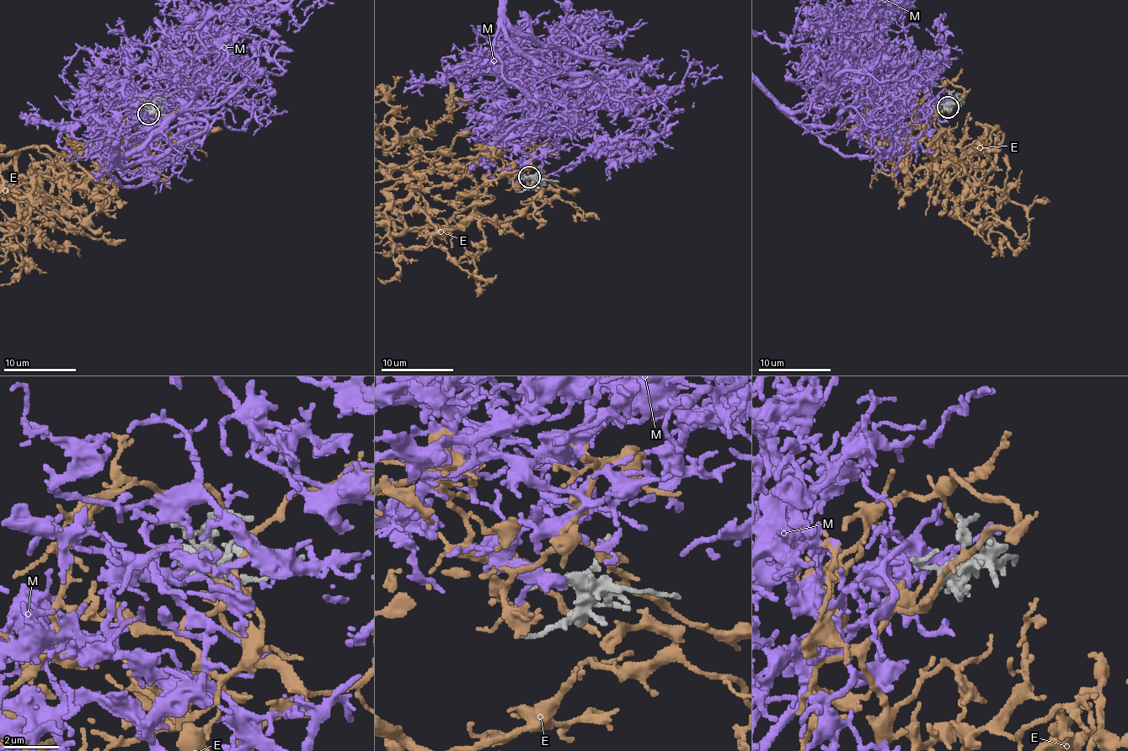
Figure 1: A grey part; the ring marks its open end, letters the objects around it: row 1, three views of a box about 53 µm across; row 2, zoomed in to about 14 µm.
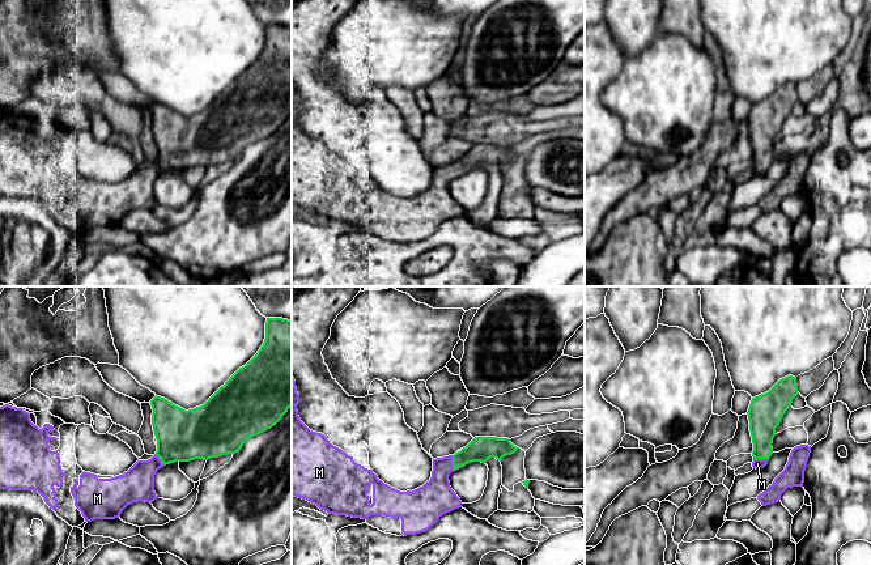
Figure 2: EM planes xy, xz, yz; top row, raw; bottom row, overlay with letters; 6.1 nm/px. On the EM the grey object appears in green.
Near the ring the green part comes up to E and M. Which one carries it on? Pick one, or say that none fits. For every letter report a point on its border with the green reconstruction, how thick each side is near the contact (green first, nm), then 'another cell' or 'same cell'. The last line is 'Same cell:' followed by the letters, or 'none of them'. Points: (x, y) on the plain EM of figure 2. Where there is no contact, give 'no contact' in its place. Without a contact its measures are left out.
E: no contact | another cell
M: xz (453, 170) | 160/220 nm | same cell
Same cell: M

